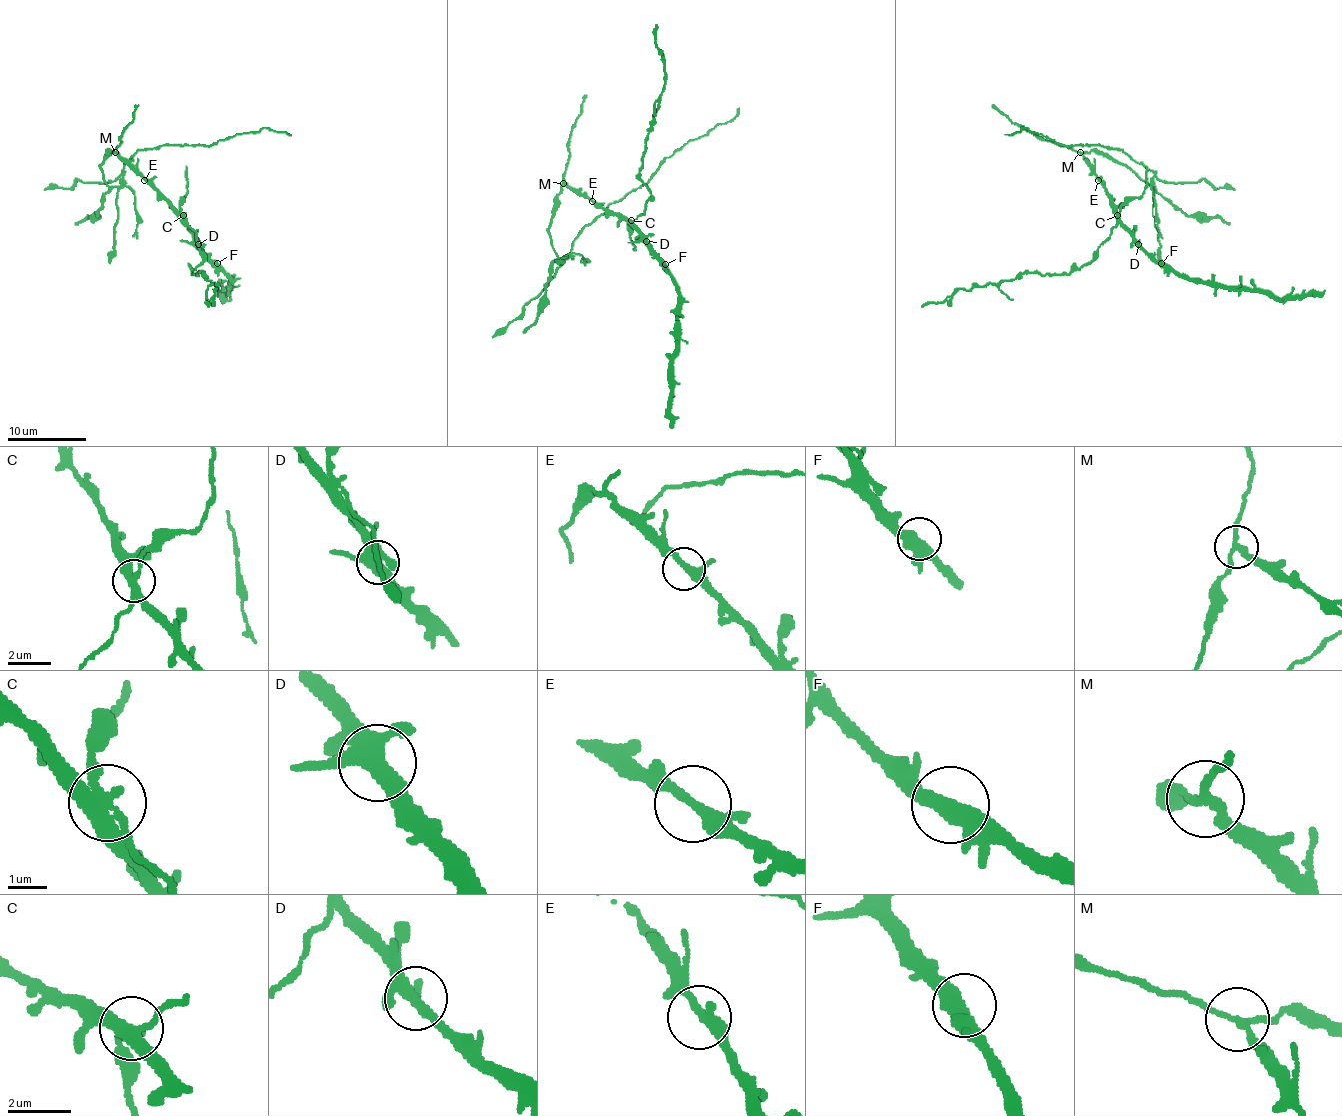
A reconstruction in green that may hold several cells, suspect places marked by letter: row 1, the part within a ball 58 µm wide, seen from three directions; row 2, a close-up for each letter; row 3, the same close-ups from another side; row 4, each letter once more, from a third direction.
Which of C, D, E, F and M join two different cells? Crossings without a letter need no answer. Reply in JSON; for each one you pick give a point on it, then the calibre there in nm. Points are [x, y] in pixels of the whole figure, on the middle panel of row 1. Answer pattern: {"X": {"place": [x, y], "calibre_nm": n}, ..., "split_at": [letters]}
{"C": {"place": [631, 220], "calibre_nm": 360}, "M": {"place": [563, 183], "calibre_nm": 220}, "split_at": ["C", "M"]}

